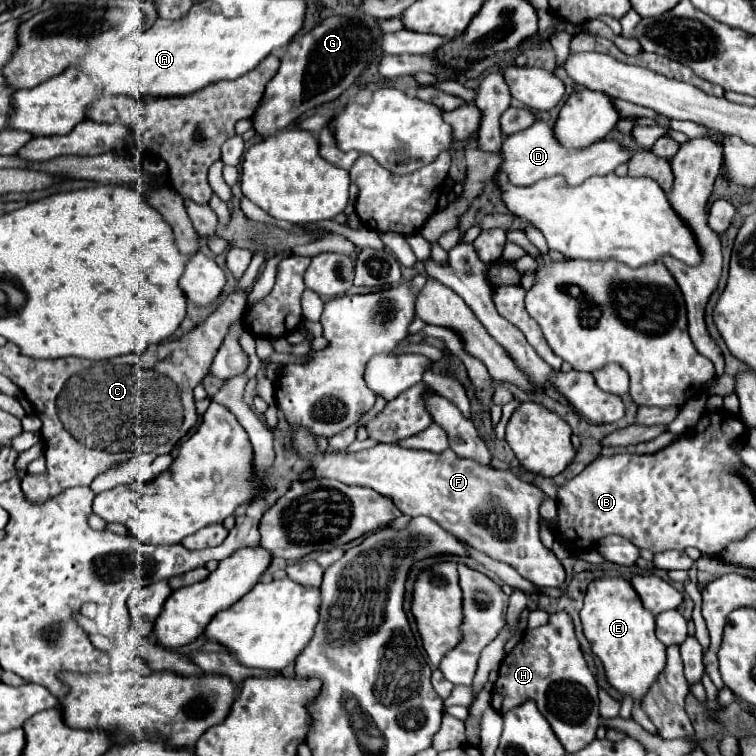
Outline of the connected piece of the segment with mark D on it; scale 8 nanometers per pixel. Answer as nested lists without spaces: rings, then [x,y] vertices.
[[[537,121],[529,129],[509,135],[503,141],[499,173],[505,173],[509,183],[513,185],[533,185],[541,179],[555,177],[555,175],[561,175],[569,185],[579,185],[587,177],[613,173],[613,169],[625,163],[627,159],[629,159],[629,153],[621,149],[615,141],[599,141],[587,149],[565,149],[553,137],[553,129],[547,123]]]

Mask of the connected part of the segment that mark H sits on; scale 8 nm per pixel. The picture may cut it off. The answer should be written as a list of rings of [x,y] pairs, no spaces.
[[[559,611],[549,617],[547,625],[523,631],[519,643],[499,667],[499,679],[493,685],[491,705],[497,713],[505,713],[525,699],[535,699],[539,711],[551,723],[565,751],[575,753],[597,739],[597,729],[601,725],[597,691],[597,681],[587,669],[579,641],[575,639],[573,621],[567,613]]]

